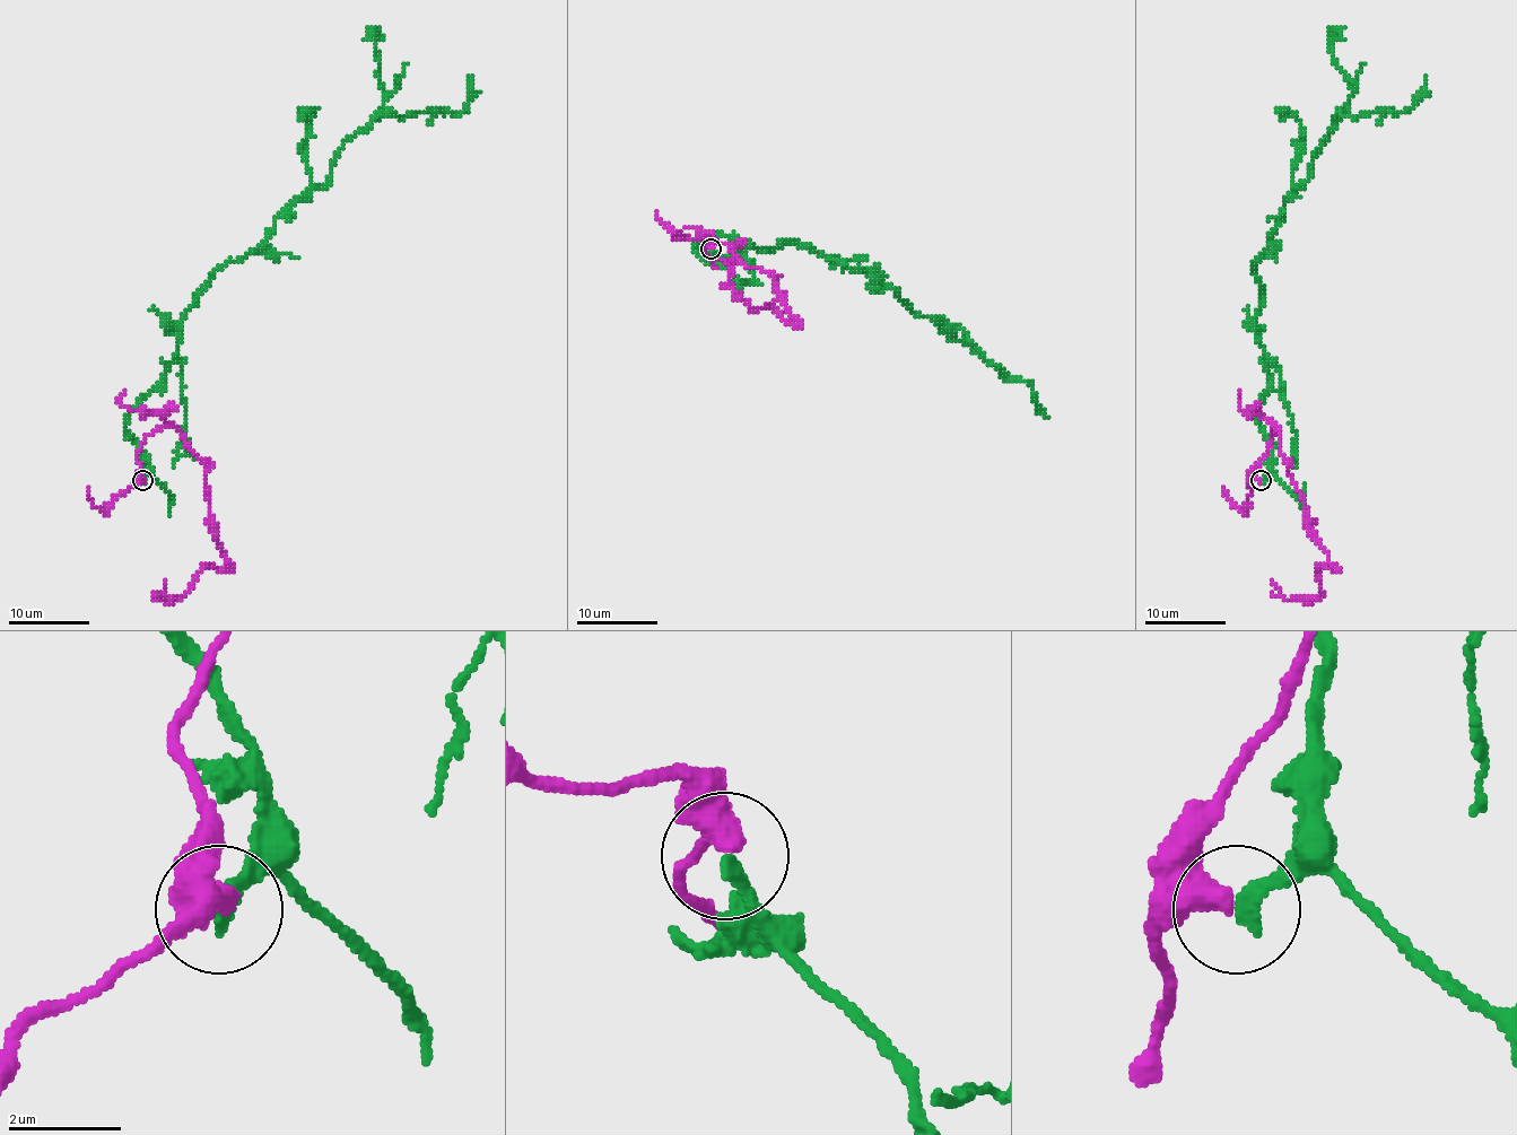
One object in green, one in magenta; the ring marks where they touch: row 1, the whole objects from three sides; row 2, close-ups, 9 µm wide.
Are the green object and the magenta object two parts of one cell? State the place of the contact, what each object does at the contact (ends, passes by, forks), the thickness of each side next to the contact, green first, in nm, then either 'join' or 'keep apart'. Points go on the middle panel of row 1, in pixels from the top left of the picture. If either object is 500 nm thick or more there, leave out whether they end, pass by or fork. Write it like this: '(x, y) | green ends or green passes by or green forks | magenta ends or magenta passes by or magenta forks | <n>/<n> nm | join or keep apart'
(711, 249) | 280/550 nm | keep apart

